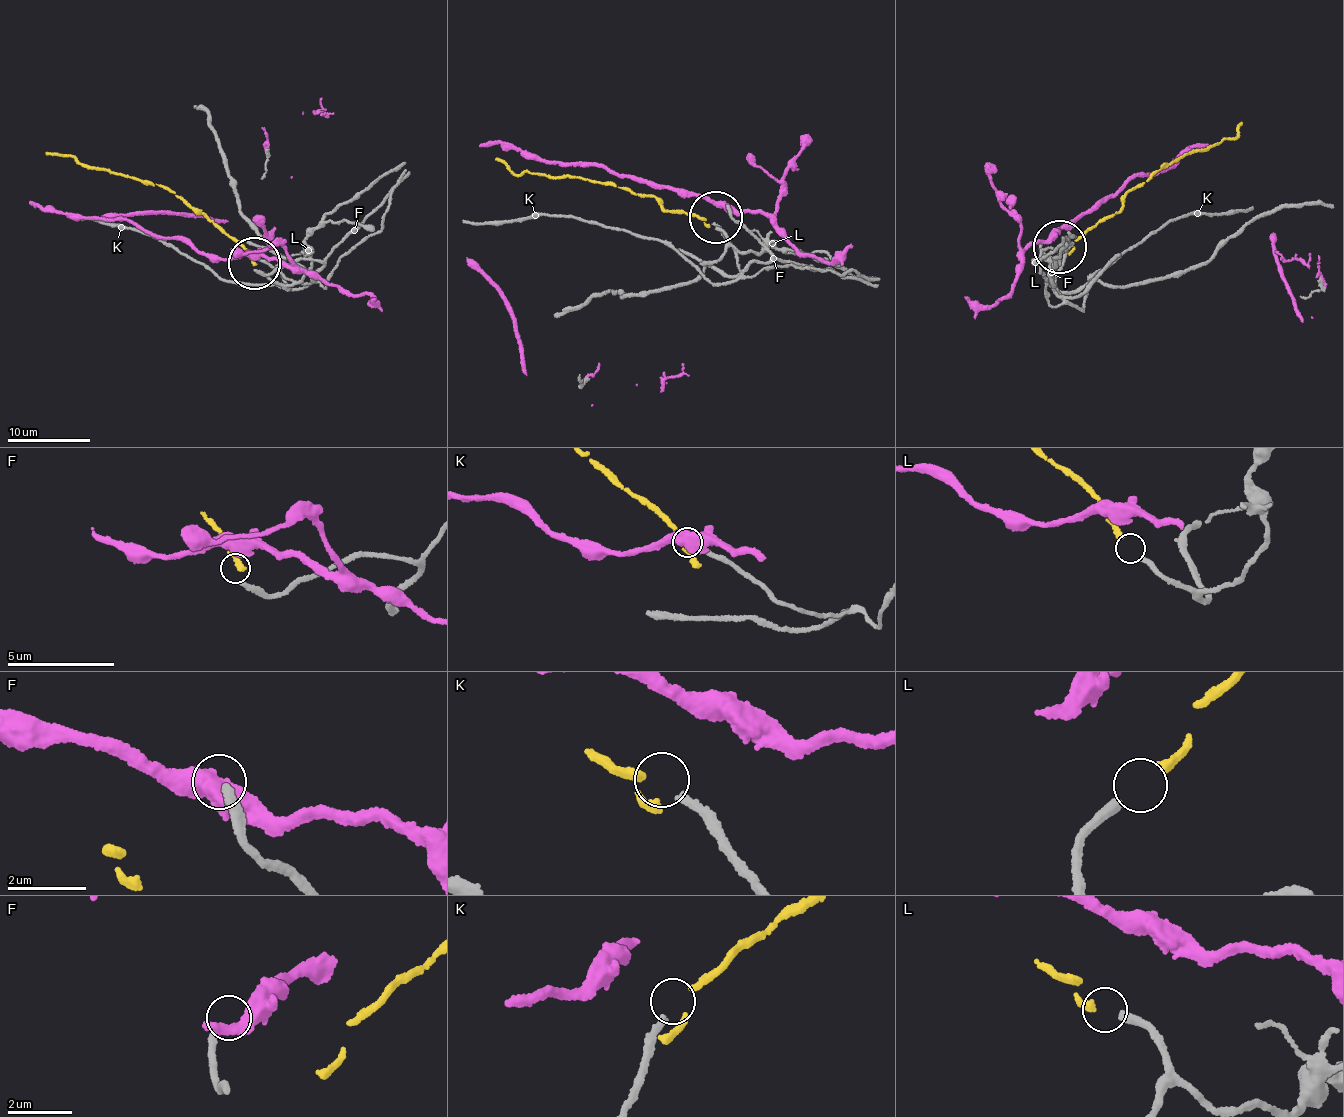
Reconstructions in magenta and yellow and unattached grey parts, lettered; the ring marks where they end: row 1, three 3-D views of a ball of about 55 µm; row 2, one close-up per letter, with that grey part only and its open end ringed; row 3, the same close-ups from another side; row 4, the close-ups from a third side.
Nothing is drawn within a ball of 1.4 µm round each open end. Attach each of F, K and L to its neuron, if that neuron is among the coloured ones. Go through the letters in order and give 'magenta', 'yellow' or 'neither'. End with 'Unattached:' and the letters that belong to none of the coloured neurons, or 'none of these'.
F: neither
K: neither
L: yellow
Unattached: F, K

